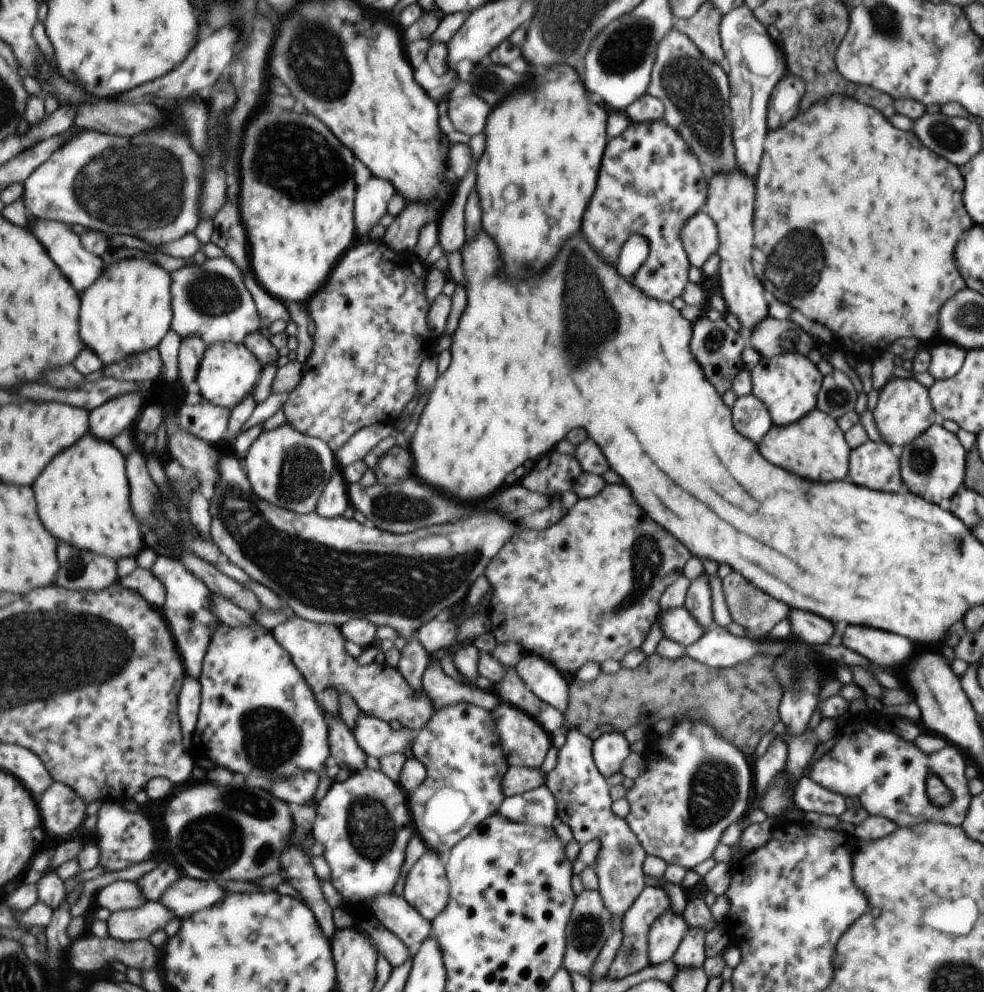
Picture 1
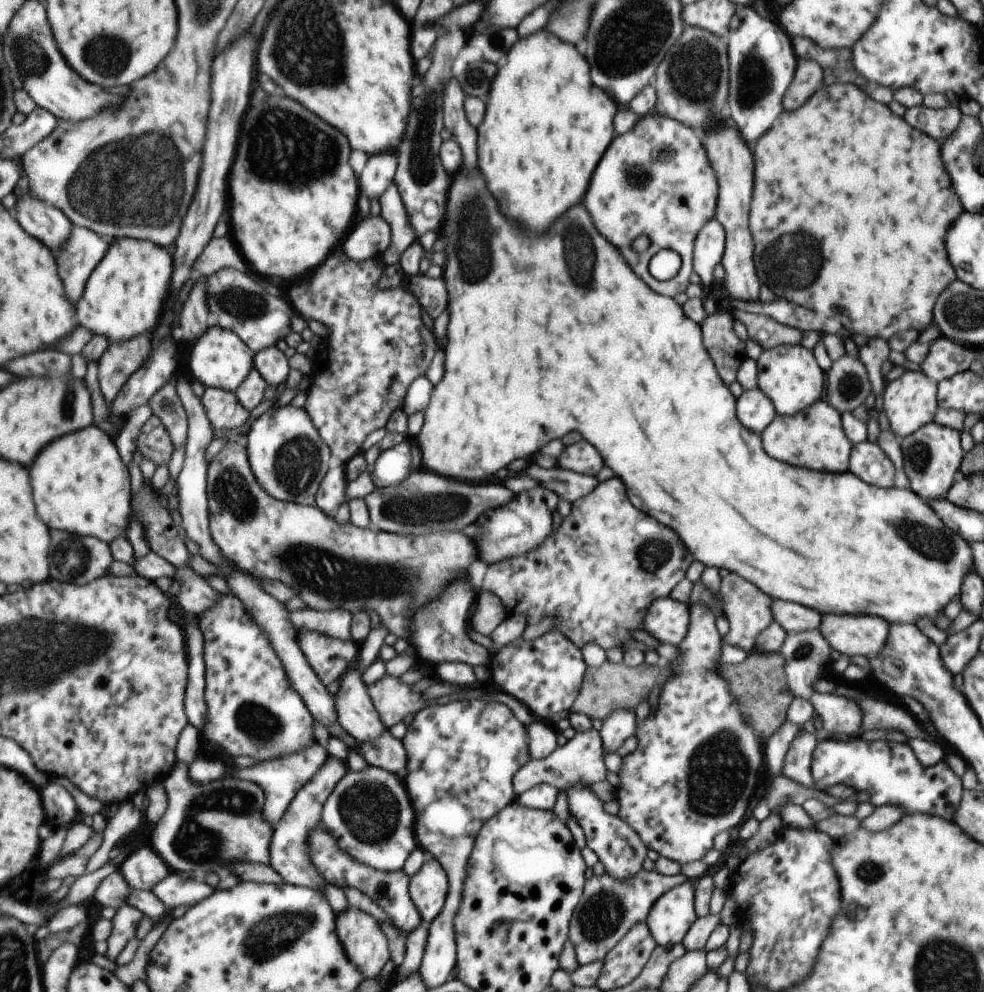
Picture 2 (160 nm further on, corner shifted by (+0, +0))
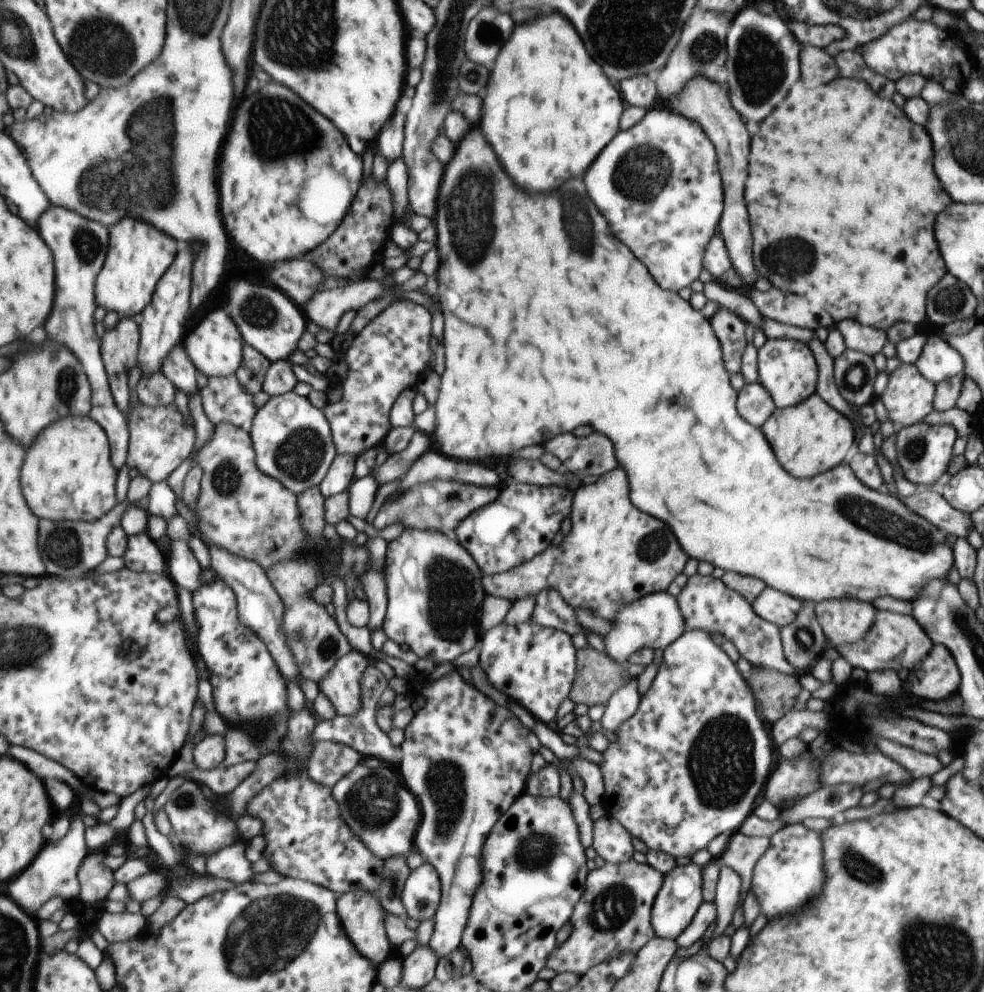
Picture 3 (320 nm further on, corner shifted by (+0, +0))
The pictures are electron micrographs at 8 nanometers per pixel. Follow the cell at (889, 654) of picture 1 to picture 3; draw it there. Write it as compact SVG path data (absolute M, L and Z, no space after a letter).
M857 600L817 602L817 618L831 647L858 641L873 622L875 608Z

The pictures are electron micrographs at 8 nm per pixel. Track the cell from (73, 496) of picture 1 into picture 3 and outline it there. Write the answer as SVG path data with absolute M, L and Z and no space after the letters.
M90 414L61 417L49 425L37 442L27 450L25 458L25 498L39 518L70 521L96 521L120 507L117 504L117 474L119 471L112 461L112 443L108 431Z

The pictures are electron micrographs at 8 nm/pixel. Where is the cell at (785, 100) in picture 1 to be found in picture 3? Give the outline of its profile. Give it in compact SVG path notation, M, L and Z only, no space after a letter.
M805 45L800 54L801 82L809 88L827 84L838 76L838 66L822 48Z

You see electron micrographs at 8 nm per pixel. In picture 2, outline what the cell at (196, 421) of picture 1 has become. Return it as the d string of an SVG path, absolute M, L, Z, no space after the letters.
M207 387L202 401L215 429L237 430L243 428L251 418L251 412L241 404L236 391Z

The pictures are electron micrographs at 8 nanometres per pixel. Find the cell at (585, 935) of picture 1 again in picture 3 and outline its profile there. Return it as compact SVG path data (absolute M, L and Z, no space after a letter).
M632 858L619 865L604 863L600 868L591 867L586 876L583 892L573 909L570 934L547 958L547 966L556 973L575 973L581 976L592 966L607 962L623 953L635 955L646 942L654 937L650 914L656 894L663 882L664 875L660 871L647 863L636 862Z

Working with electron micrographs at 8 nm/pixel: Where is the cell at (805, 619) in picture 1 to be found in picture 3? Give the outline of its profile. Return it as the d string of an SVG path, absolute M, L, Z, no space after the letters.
M775 588L765 590L765 594L761 592L755 600L750 602L750 605L756 615L779 628L790 623L800 607L799 600L787 594L781 594Z

